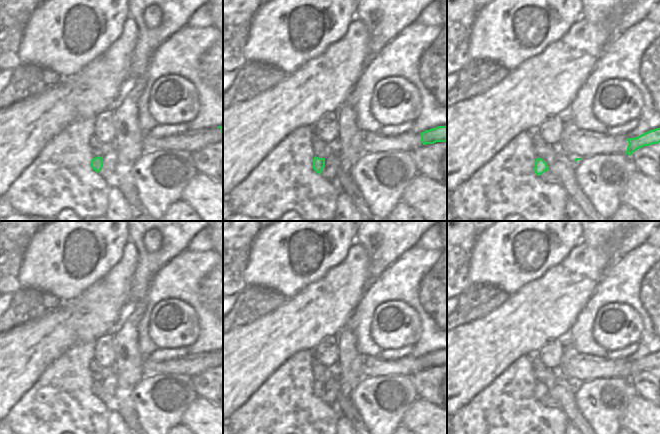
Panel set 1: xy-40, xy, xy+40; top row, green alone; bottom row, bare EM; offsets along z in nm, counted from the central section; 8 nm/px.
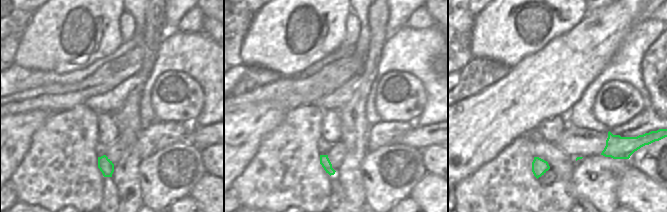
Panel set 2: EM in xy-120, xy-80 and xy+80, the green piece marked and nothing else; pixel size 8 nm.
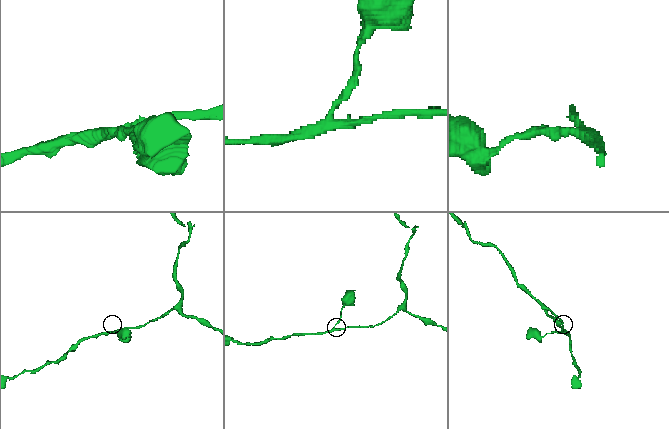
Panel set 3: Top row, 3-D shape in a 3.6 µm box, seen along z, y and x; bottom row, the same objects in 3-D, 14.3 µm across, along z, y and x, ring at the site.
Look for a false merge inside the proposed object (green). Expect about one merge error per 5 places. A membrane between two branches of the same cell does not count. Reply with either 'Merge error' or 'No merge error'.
No merge error.

